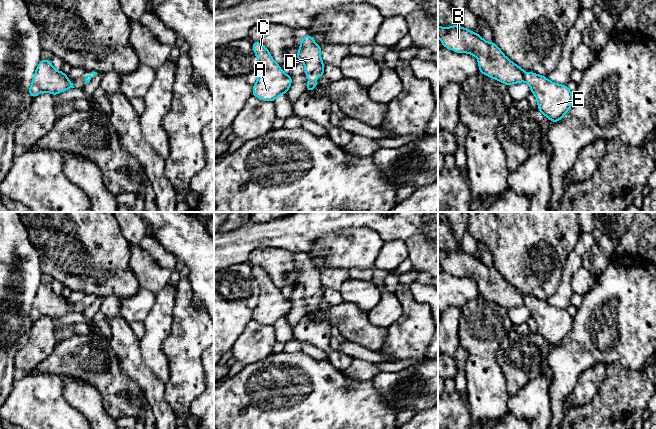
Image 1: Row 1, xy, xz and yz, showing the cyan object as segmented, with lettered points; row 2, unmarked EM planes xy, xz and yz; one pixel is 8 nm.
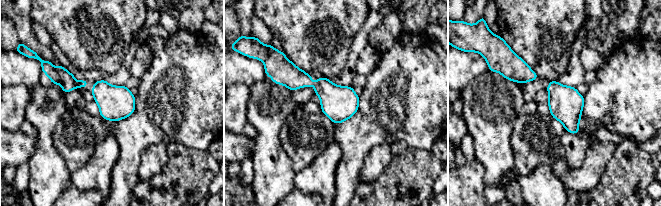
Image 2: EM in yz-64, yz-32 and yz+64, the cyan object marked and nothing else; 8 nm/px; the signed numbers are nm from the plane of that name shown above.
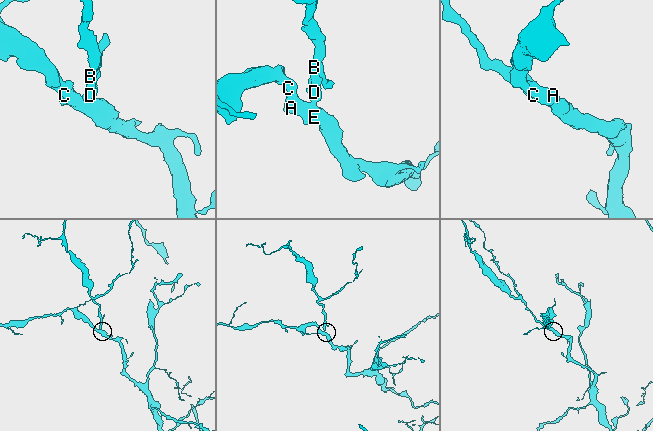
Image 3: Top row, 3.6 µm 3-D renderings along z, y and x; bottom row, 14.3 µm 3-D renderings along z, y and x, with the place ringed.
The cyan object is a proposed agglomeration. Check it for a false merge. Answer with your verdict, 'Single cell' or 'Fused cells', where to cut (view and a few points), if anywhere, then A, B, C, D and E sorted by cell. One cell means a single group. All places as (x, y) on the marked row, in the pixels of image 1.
Single cell. No split. Groups: A B C D E

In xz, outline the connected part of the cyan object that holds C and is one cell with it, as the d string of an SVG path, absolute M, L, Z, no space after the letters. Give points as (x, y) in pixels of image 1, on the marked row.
M252 42L252 48L259 64L258 79L253 86L252 95L274 102L278 96L288 92L292 78L281 70L264 44Z

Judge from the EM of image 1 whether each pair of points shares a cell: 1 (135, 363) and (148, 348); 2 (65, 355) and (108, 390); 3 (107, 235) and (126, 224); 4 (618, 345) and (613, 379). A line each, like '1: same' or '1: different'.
1: different
2: same
3: different
4: different

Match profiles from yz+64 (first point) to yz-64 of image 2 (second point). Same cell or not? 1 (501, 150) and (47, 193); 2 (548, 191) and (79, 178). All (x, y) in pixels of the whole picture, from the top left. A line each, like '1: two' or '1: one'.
1: one
2: one

